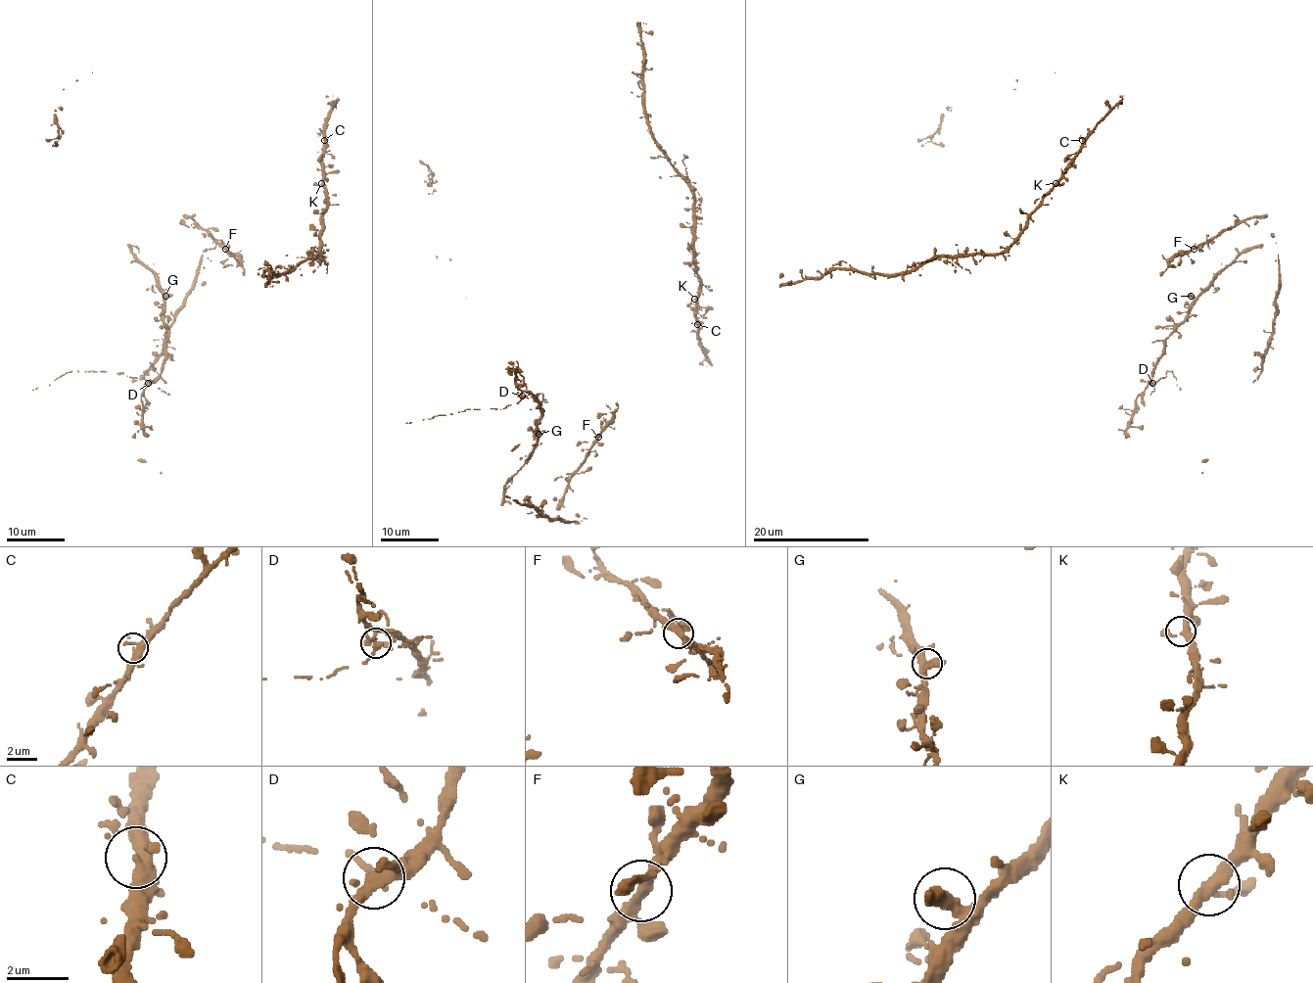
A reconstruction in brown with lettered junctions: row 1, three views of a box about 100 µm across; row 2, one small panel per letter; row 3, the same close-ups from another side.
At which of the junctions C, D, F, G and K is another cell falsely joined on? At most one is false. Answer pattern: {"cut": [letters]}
{"cut": ["D"]}

